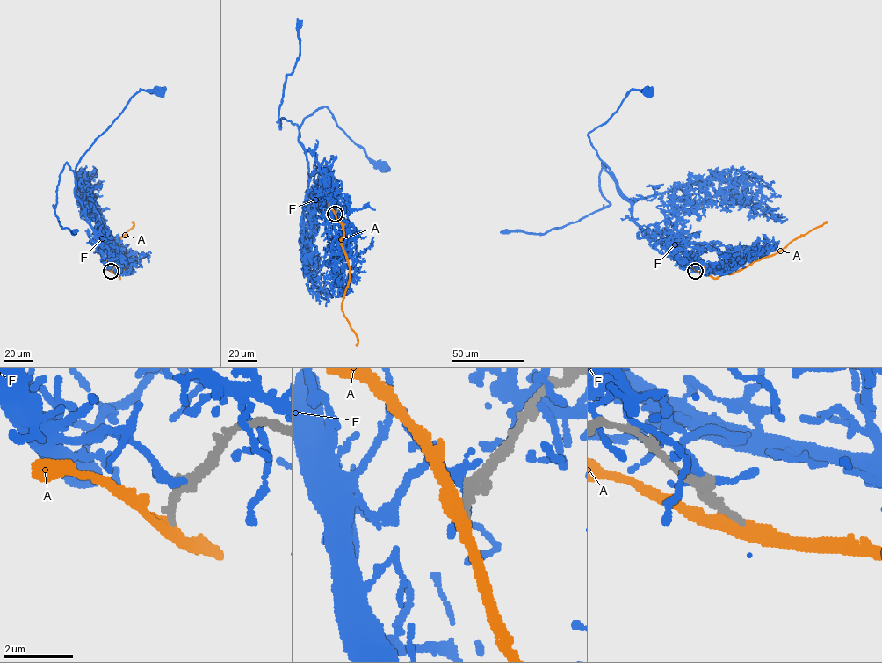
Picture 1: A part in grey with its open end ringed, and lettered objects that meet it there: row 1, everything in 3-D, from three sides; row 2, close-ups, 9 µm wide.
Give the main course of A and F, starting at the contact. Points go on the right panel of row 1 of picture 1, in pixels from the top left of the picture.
A: (695, 271), (714, 278), (732, 273), (778, 252), (792, 240), (827, 222)
F: (694, 269), (633, 220), (632, 205), (588, 135), (606, 122), (631, 90), (647, 89)

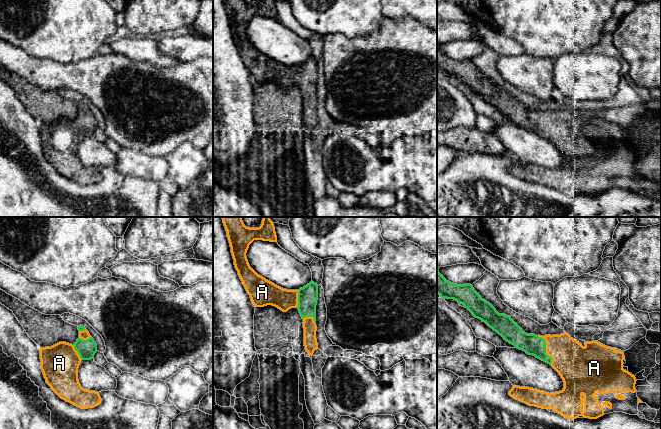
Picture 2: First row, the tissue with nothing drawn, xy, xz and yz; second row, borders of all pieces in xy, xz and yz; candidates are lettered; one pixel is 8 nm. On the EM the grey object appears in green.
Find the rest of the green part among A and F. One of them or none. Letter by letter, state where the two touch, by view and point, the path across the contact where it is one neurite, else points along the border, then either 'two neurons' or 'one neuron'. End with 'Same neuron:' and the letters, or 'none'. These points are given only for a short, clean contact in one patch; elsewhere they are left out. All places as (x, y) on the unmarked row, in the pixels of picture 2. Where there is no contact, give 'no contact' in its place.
A: contact yz (545, 125); one neuron
F: no contact; two neurons
Same neuron: A

